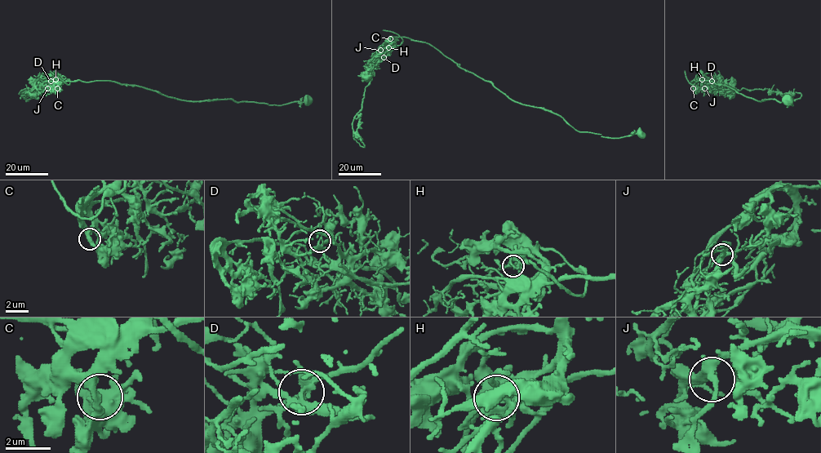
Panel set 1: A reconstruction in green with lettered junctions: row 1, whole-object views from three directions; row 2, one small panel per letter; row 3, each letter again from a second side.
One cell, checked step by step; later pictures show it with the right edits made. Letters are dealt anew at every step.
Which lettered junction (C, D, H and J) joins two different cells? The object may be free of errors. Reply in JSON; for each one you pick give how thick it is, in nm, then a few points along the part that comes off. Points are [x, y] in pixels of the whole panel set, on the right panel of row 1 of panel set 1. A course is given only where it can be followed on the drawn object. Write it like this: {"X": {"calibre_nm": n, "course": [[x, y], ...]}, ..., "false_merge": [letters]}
{"D": {"calibre_nm": 260, "course": [[712, 81], [722, 89], [768, 89], [780, 94], [800, 93], [801, 96]]}, "false_merge": ["D"]}

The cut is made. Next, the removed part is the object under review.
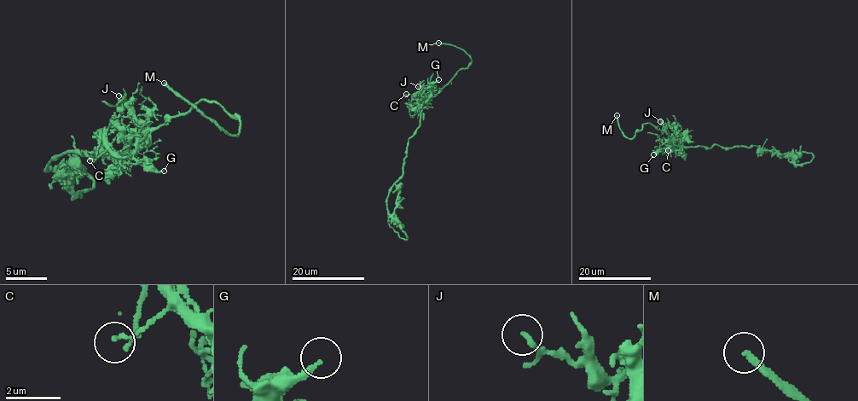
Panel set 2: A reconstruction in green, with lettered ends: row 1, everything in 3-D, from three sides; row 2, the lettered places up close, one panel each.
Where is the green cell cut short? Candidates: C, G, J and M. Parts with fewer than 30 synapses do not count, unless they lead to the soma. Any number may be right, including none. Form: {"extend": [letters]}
{"extend": ["M"]}

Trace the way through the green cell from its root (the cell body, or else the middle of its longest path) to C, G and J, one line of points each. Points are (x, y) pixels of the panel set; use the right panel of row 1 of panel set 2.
C: (695, 146), (686, 147), (682, 152), (681, 144), (673, 141), (668, 150)
G: (695, 146), (666, 147), (653, 154)
J: (695, 146), (675, 145), (673, 139), (675, 131), (660, 121)

